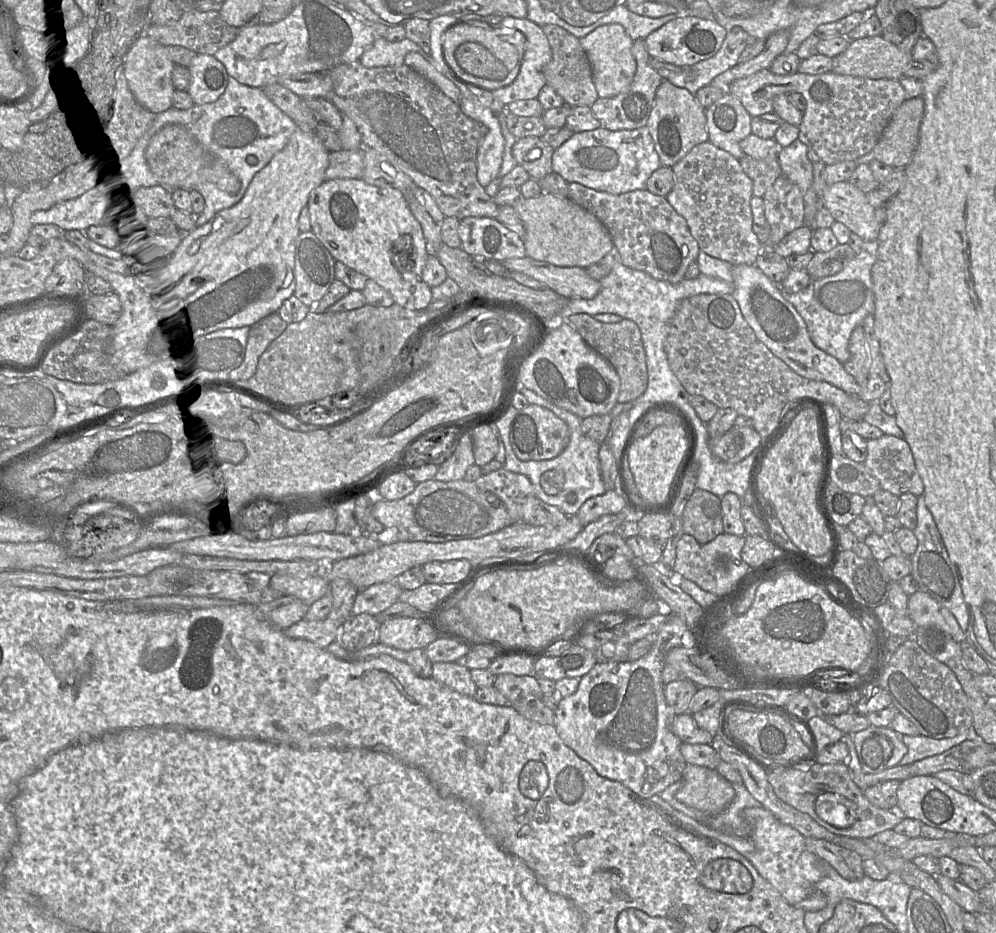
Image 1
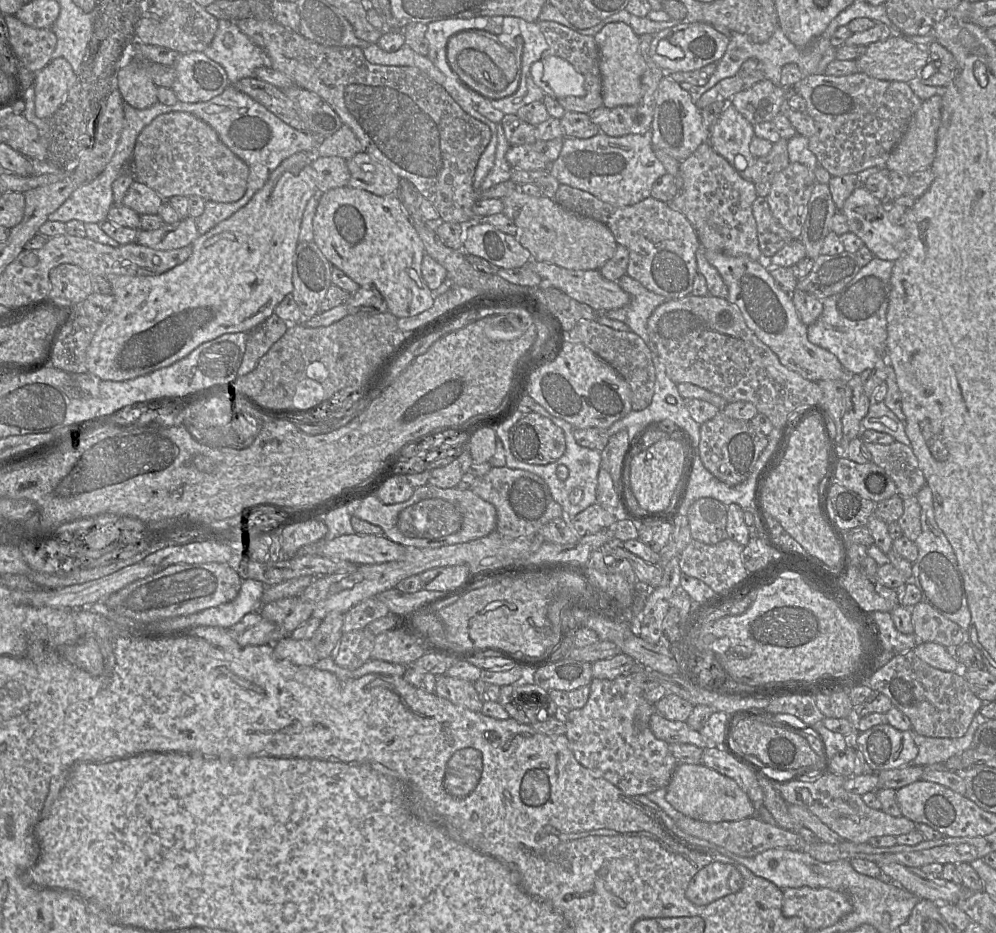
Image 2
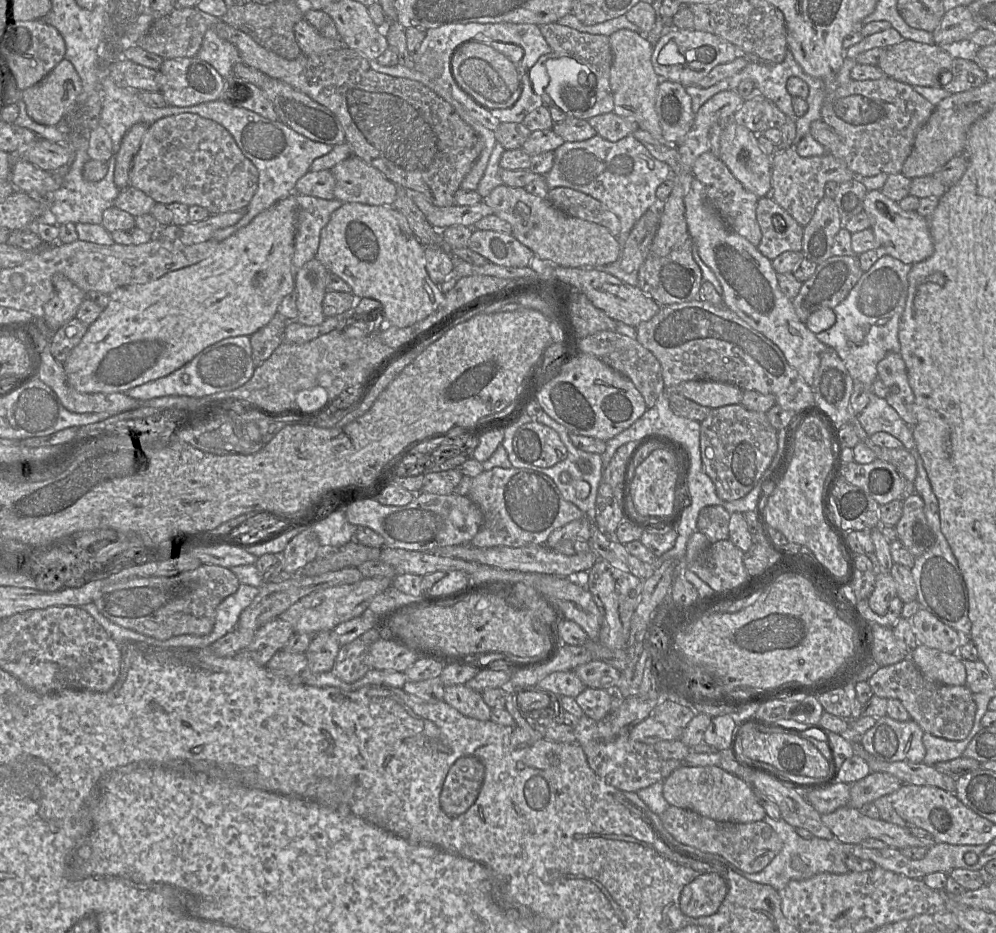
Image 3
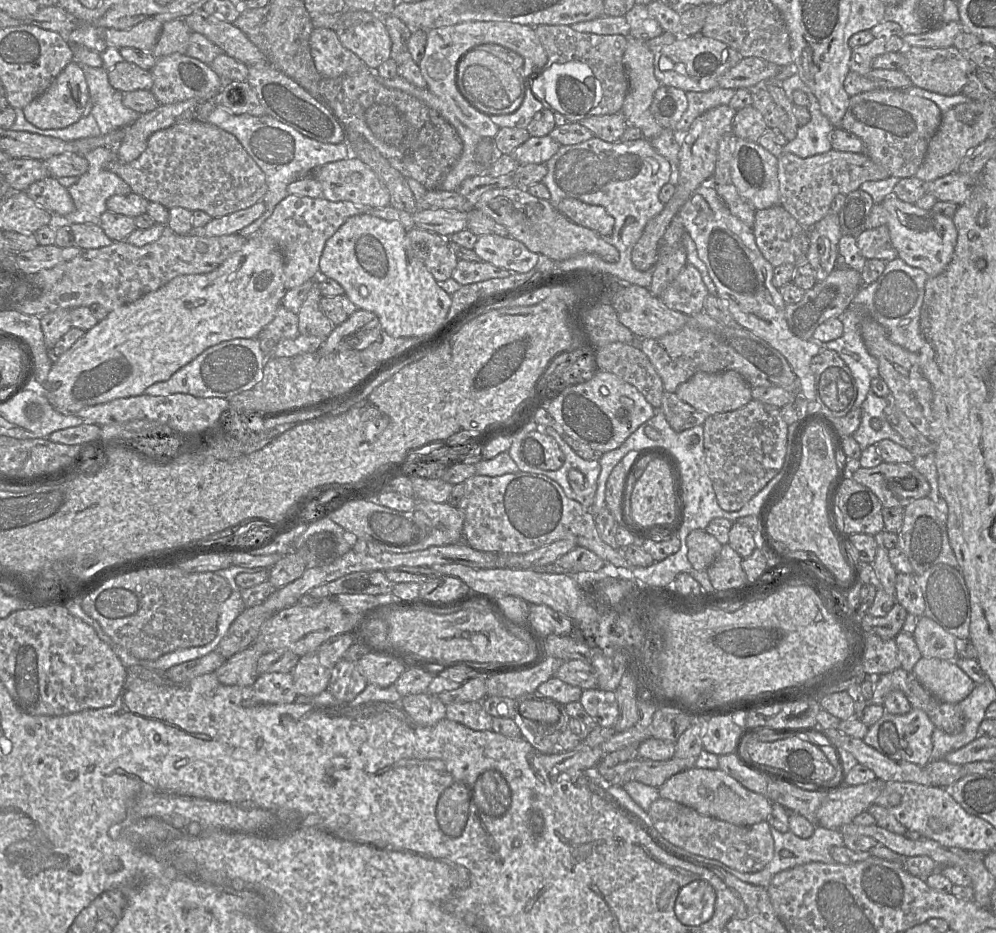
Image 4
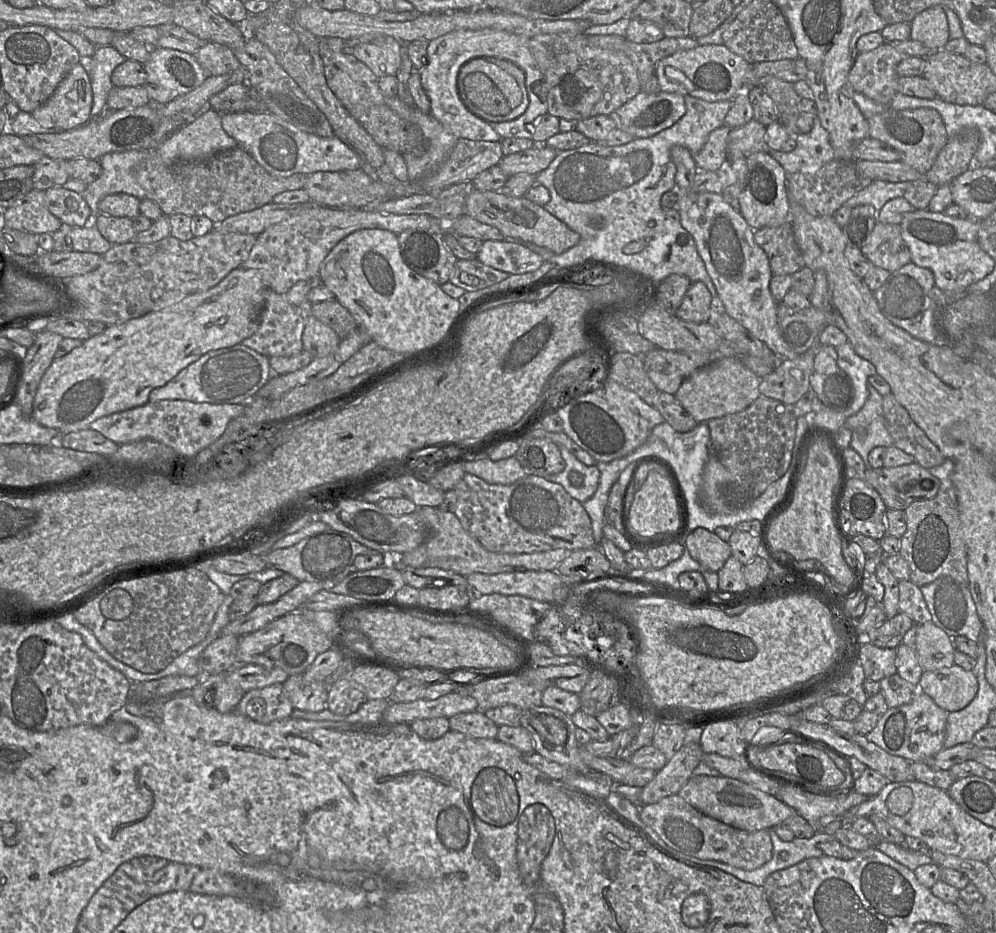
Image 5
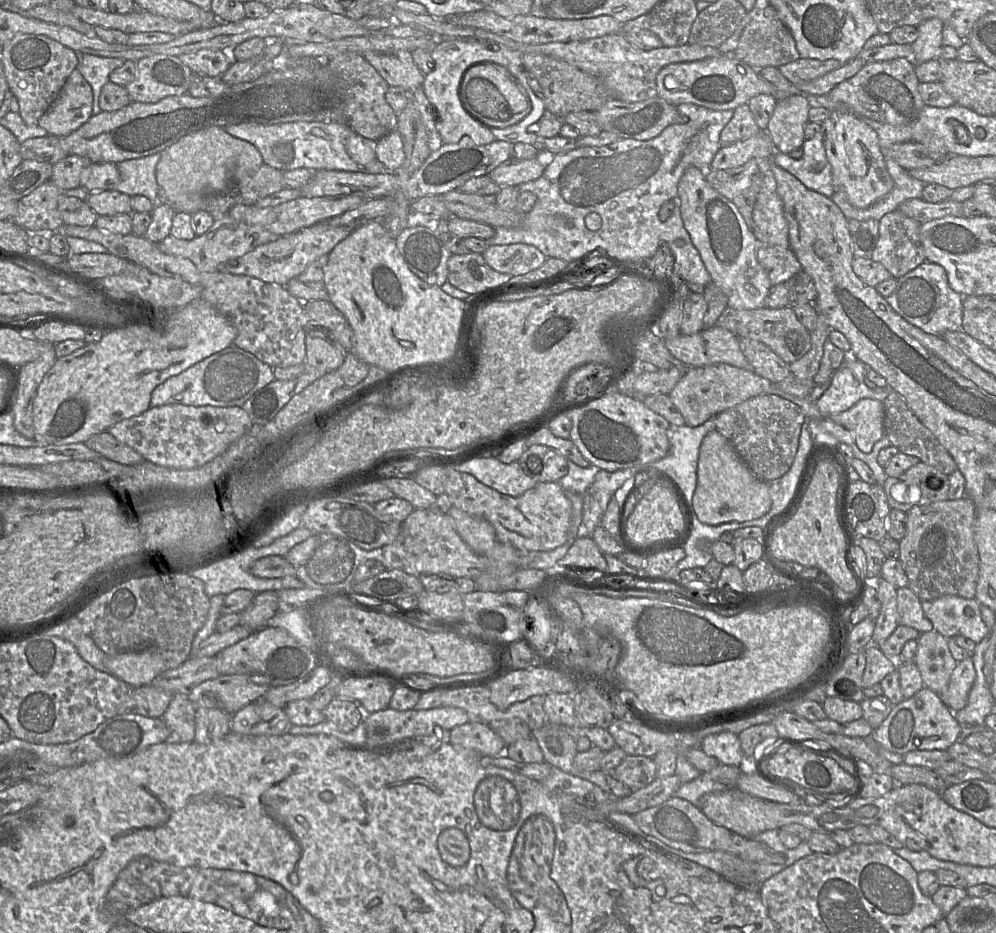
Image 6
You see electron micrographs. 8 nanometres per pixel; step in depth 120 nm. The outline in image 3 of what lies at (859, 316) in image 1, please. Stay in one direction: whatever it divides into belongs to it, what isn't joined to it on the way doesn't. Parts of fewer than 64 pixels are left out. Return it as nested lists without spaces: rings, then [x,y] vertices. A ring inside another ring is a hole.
[[[883,254],[869,270],[863,272],[848,296],[833,309],[835,324],[815,334],[819,342],[837,352],[854,383],[871,389],[878,378],[878,363],[889,353],[900,353],[899,323],[906,305],[911,267]]]

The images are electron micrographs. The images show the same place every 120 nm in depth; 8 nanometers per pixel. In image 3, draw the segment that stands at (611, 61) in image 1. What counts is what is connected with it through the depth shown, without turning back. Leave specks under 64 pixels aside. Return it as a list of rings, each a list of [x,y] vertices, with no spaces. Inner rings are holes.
[[[620,29],[609,36],[613,62],[610,72],[610,86],[614,97],[614,112],[635,121],[640,129],[649,132],[654,138],[666,145],[663,139],[658,114],[655,109],[660,77],[651,62],[653,45],[643,33]]]

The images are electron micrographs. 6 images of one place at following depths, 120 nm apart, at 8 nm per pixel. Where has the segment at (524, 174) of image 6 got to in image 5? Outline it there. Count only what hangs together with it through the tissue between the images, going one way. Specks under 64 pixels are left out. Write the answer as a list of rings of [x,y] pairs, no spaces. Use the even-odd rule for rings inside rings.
[[[536,144],[530,149],[503,156],[498,165],[507,176],[518,173],[537,176],[550,165],[556,154],[554,148],[546,144]]]

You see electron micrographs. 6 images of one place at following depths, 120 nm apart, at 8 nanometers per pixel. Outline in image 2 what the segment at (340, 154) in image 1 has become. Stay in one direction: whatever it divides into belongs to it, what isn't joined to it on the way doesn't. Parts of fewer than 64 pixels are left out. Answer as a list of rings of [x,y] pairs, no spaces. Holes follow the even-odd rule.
[[[320,157],[311,166],[318,193],[348,186],[350,172],[346,160],[339,157]]]

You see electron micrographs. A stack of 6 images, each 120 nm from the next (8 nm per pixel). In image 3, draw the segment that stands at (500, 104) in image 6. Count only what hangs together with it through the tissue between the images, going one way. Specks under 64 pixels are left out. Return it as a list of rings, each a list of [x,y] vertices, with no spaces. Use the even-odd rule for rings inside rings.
[[[470,40],[459,45],[452,55],[451,68],[461,89],[466,83],[486,99],[497,103],[508,100],[511,93],[520,86],[516,65],[504,54],[483,42]]]

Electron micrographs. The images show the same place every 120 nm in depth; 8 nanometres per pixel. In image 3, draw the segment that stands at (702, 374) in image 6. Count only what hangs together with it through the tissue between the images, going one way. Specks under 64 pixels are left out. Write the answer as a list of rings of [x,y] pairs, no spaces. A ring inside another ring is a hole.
[[[689,380],[676,386],[684,397],[711,409],[726,405],[740,404],[743,391],[730,383],[706,380]]]

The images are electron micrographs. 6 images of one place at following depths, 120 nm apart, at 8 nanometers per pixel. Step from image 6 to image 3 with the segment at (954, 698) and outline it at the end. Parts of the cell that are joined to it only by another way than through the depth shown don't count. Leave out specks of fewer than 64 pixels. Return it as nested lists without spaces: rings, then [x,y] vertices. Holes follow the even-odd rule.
[[[918,645],[911,651],[911,659],[928,679],[944,684],[961,686],[966,684],[966,669],[955,654]]]

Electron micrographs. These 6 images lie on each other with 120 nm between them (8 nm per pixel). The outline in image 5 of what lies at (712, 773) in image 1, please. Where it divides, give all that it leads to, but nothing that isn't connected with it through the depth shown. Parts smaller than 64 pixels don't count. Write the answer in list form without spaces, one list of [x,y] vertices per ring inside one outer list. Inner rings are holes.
[[[723,775],[691,776],[678,795],[701,813],[745,831],[771,829],[798,813],[774,795],[762,792],[736,778]]]

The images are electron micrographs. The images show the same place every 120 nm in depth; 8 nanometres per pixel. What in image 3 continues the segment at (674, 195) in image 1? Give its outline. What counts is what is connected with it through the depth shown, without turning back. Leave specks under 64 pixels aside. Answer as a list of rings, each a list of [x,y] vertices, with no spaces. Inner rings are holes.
[[[709,150],[701,154],[692,167],[694,177],[700,181],[705,188],[706,200],[725,224],[735,233],[748,240],[757,247],[761,241],[761,229],[756,219],[756,206],[759,198],[749,192],[733,176],[725,163]]]

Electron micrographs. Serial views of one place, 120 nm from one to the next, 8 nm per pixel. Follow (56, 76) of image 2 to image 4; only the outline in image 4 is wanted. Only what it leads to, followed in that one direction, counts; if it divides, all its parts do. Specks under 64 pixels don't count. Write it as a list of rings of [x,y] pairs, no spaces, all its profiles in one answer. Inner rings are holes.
[[[71,61],[43,94],[24,107],[24,116],[29,123],[43,130],[63,129],[82,118],[89,101],[89,91],[82,69],[83,65]]]

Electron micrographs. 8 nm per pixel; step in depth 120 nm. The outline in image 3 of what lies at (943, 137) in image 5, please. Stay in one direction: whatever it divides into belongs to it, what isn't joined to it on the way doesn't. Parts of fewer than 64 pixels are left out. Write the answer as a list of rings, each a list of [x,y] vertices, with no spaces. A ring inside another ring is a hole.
[[[890,77],[863,81],[852,79],[824,97],[821,119],[839,136],[836,147],[830,147],[827,152],[845,161],[858,178],[901,173],[918,131],[934,109],[935,106],[914,91],[910,84]]]

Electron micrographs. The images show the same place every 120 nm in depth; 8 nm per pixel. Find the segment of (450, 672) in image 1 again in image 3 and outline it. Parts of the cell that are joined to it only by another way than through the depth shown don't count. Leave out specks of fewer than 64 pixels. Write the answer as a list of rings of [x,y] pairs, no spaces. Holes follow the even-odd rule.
[[[465,684],[446,686],[444,701],[467,717],[481,721],[491,720],[491,708],[481,693]]]

